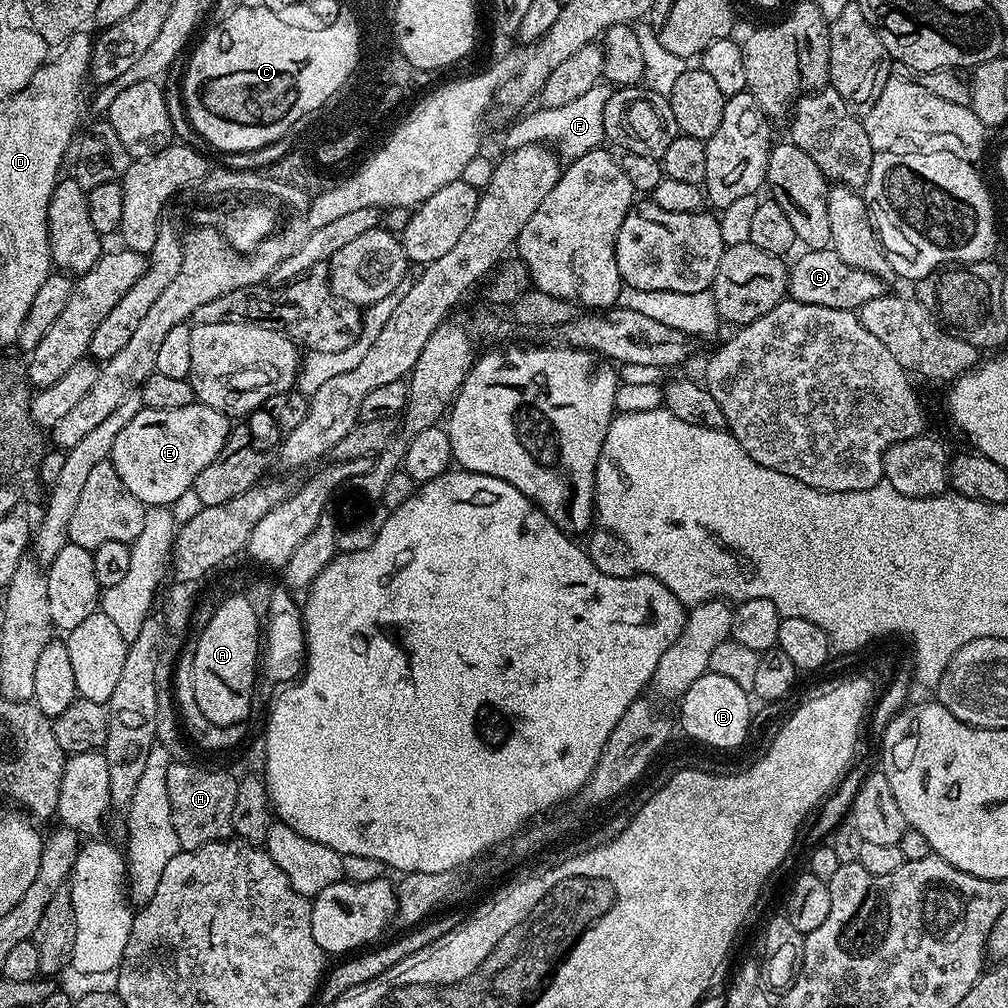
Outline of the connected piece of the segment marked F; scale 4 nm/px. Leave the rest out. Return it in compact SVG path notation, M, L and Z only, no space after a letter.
M601 82L590 86L586 94L574 98L567 106L537 107L537 112L528 110L521 120L516 120L508 128L504 136L505 149L511 150L530 146L531 144L546 144L556 149L565 161L577 160L582 154L601 147L605 143L604 111L606 102L612 96L613 89L607 83Z

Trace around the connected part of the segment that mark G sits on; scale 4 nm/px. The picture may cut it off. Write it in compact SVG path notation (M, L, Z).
M831 247L813 248L801 251L796 261L791 261L788 270L787 295L798 302L806 302L810 306L826 306L830 310L846 310L856 312L866 302L874 302L874 298L885 295L885 281L874 273L860 270L849 263L842 262Z

